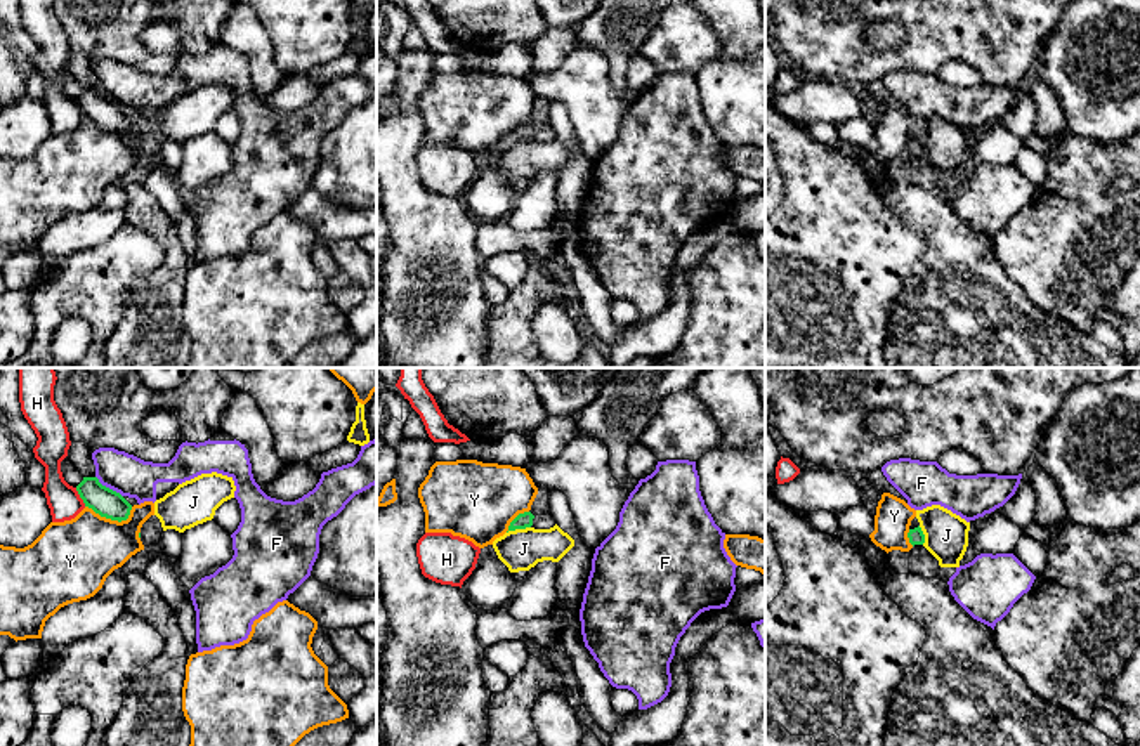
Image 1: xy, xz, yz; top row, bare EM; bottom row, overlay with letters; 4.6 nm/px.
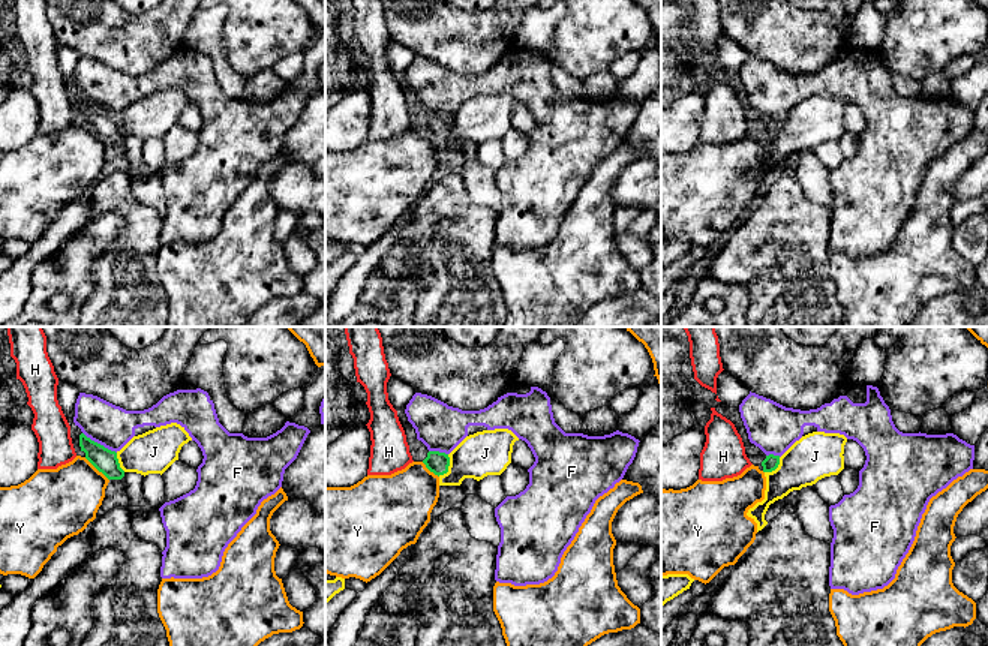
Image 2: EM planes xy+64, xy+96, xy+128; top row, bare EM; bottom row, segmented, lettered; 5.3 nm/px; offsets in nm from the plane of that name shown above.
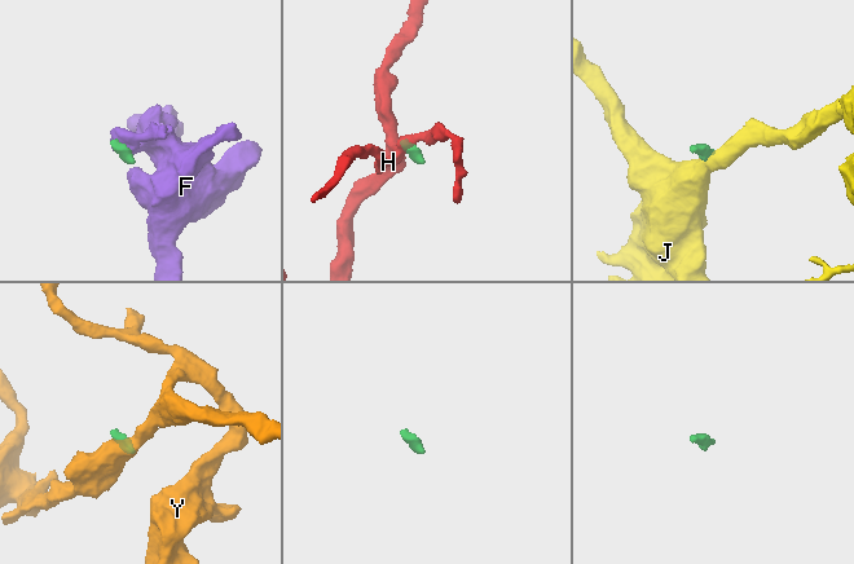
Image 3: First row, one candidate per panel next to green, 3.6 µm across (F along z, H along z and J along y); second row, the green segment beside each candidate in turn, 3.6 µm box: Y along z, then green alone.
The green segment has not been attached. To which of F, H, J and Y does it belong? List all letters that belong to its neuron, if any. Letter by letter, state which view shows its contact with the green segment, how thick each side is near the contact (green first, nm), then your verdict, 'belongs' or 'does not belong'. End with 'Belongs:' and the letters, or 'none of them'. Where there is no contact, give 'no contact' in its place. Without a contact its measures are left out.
F: meets green in xy; 130 nm thick on the green side, 190 nm on the other; does not belong
H: meets green in xy; 130 nm thick on the green side, 150 nm on the other; does not belong
J: meets green in xz; 70 nm thick on the green side, 190 nm on the other; does not belong
Y: meets green in xy; 130 nm thick on the green side, 340 nm on the other; does not belong
Belongs: none of them

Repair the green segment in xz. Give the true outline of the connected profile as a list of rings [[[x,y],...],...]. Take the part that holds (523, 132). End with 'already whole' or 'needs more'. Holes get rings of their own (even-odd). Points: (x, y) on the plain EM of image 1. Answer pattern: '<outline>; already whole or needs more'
[[[531,123],[519,125],[508,137],[508,142],[515,141],[526,141],[526,139],[534,139],[534,141],[550,141],[555,137],[555,130],[547,125],[547,127],[533,127]]]; needs more

